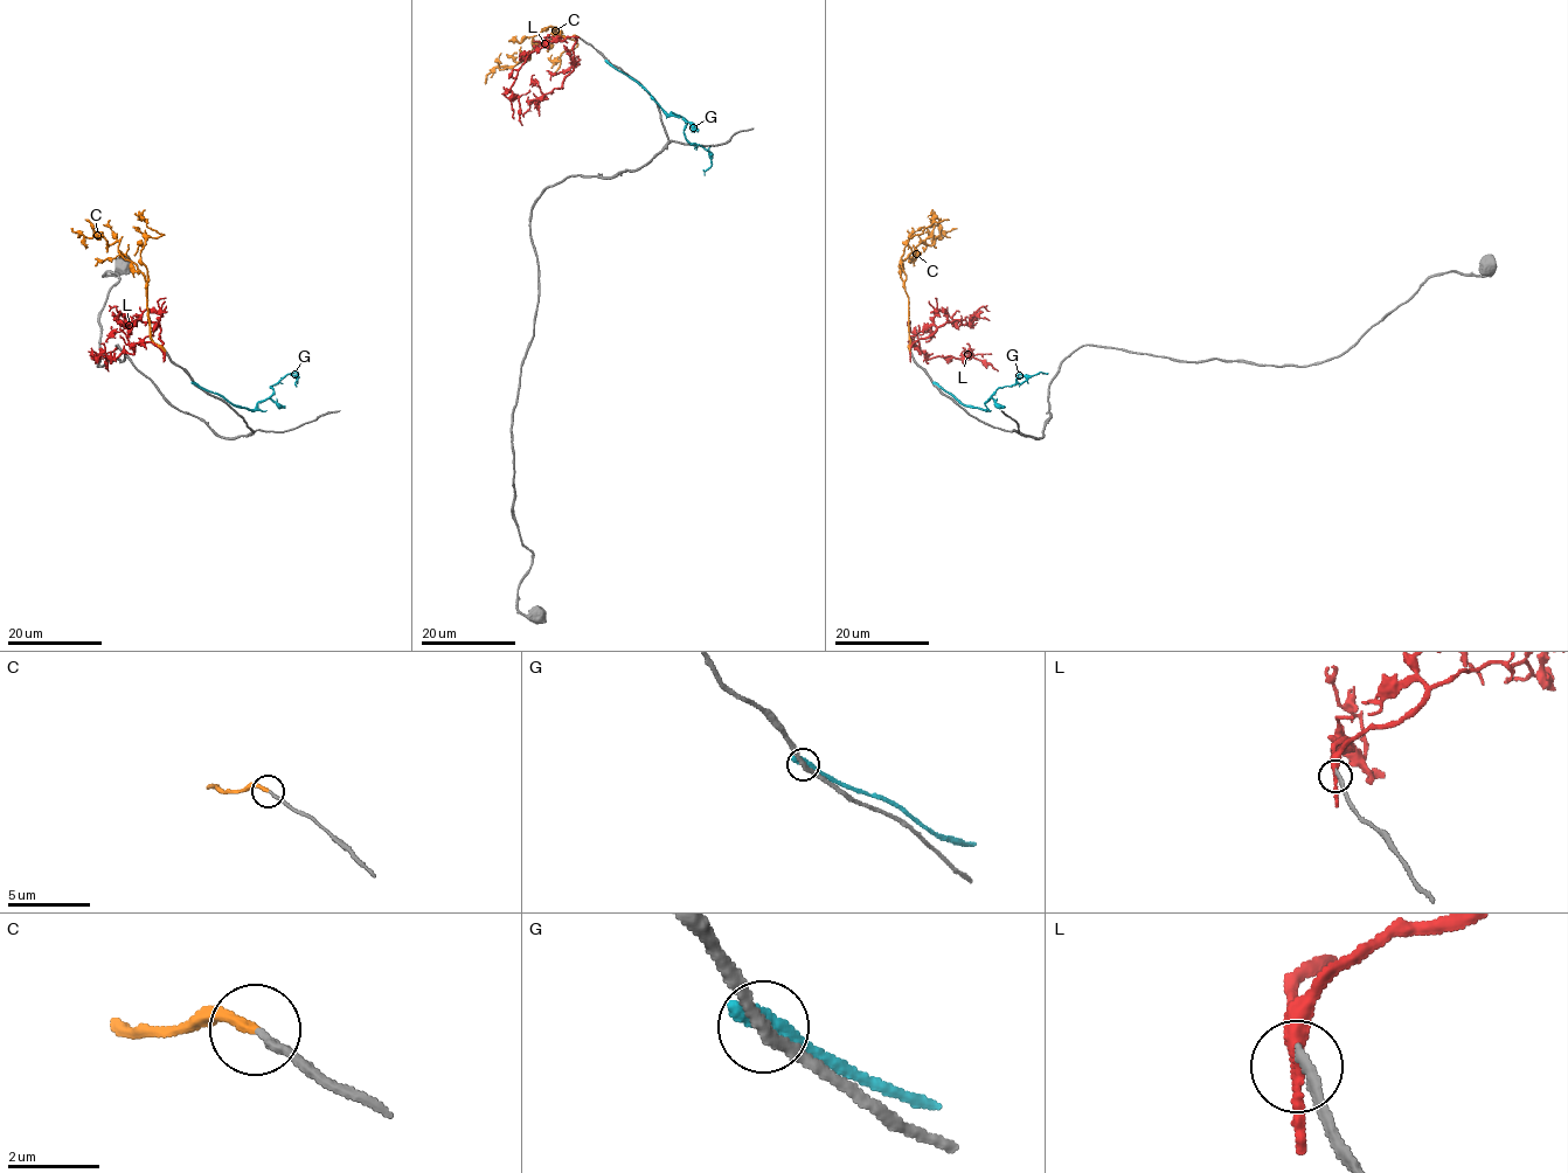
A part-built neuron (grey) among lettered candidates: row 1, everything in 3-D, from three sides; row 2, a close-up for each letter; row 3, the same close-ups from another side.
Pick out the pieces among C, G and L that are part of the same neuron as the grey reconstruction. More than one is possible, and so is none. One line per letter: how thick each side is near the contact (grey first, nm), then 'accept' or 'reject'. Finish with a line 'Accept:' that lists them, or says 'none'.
C: 220 nm thick on the grey side, 280 nm on the other; accept
G: 240 nm thick on the grey side, 480 nm on the other; reject
L: 260 nm thick on the grey side, 320 nm on the other; reject
Accept: C

